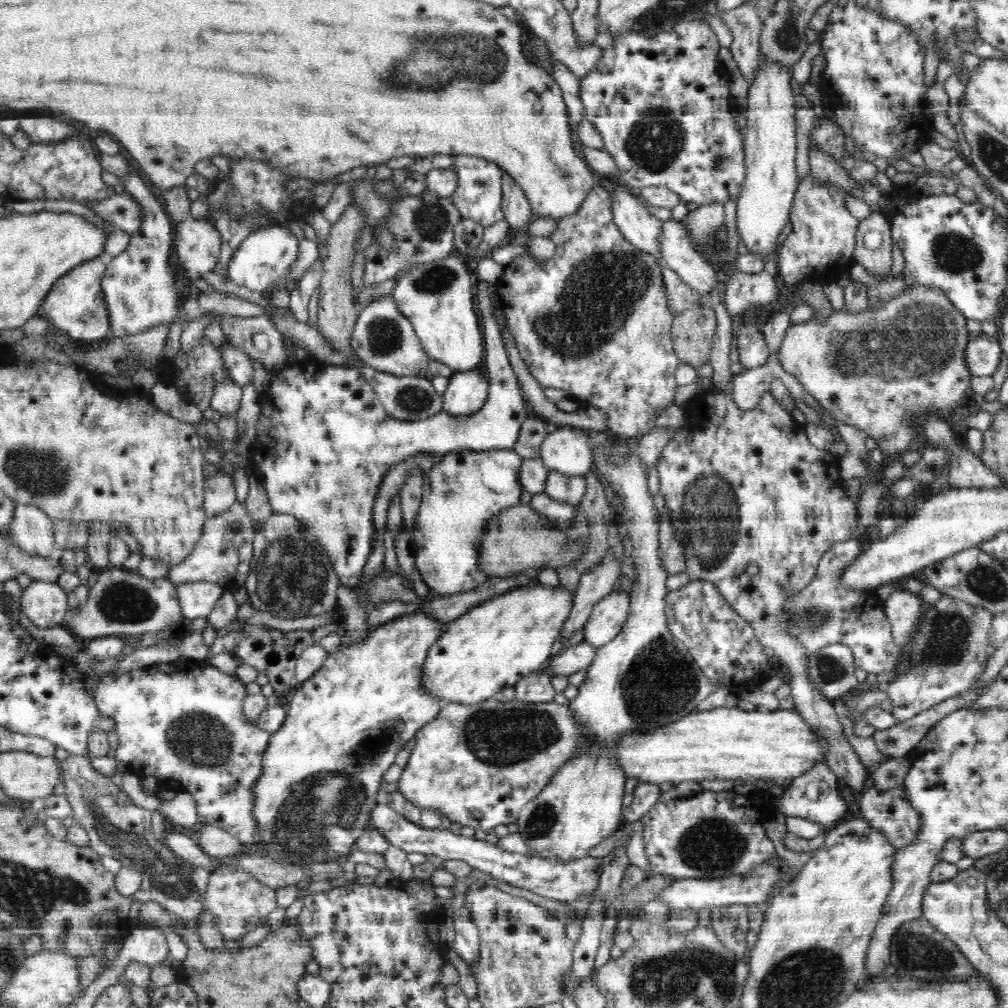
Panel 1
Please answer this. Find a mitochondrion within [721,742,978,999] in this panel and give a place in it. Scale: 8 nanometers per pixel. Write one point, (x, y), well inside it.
(920, 952)

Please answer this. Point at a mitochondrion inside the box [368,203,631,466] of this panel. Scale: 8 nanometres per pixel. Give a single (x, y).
(437, 279)

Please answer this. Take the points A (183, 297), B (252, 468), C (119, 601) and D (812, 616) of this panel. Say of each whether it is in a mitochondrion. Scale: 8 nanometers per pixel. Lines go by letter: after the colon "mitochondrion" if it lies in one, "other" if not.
A: other
B: other
C: mitochondrion
D: mitochondrion

